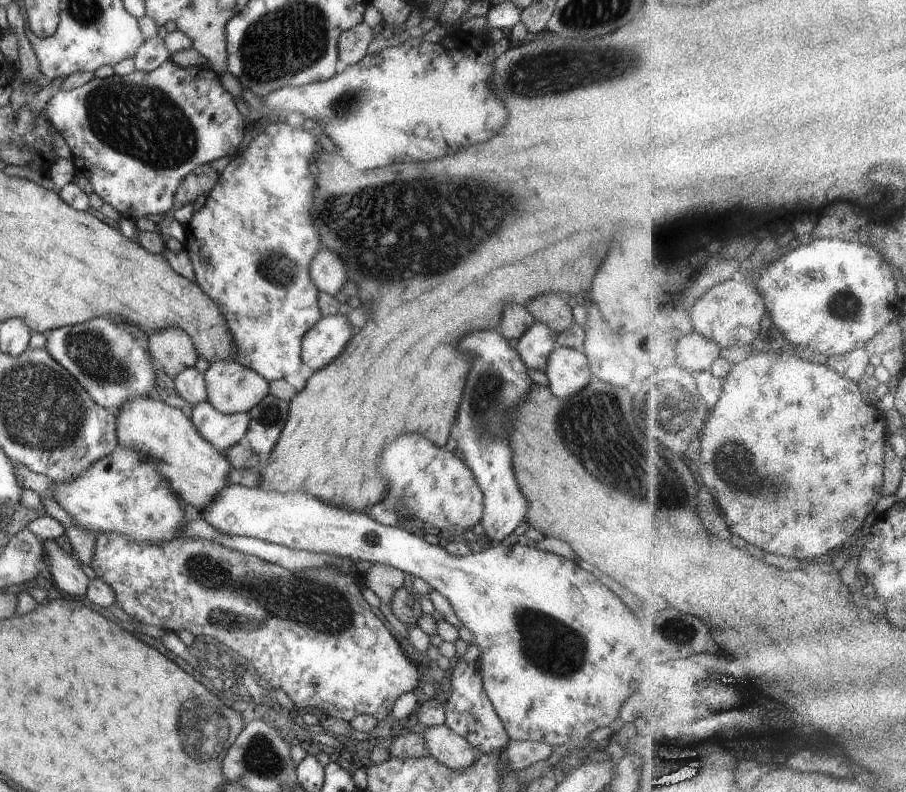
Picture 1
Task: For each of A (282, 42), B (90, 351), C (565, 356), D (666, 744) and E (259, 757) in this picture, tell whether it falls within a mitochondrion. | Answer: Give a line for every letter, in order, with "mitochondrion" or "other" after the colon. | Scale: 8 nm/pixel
A: mitochondrion
B: mitochondrion
C: other
D: other
E: mitochondrion

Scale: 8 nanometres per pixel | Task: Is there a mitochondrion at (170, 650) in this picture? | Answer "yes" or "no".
no

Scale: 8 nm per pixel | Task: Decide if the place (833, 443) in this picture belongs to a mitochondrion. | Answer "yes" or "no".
no

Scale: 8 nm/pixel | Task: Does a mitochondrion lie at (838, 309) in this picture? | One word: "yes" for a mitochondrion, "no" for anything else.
yes

